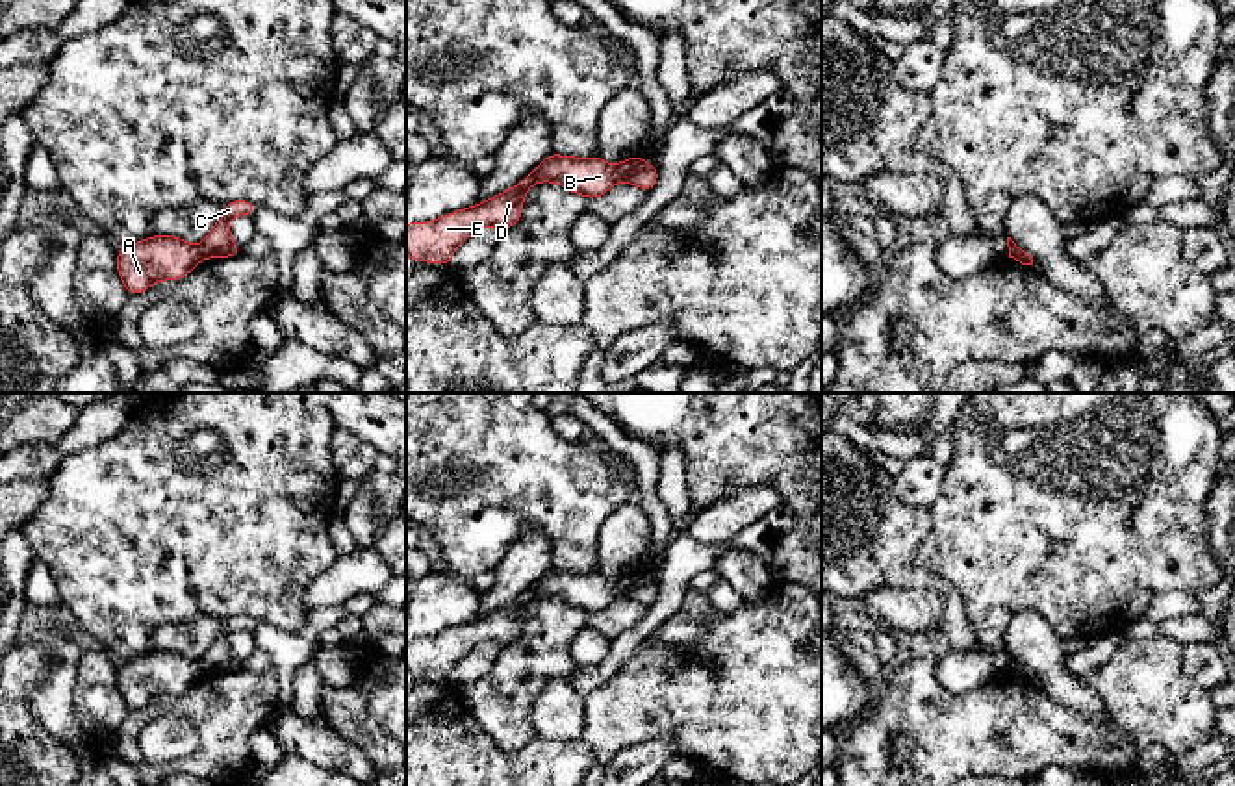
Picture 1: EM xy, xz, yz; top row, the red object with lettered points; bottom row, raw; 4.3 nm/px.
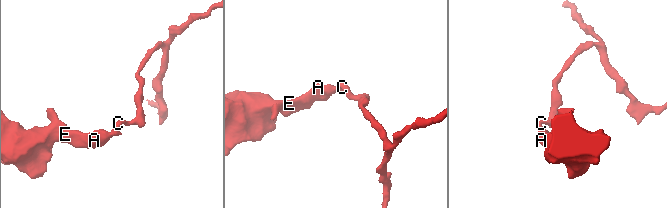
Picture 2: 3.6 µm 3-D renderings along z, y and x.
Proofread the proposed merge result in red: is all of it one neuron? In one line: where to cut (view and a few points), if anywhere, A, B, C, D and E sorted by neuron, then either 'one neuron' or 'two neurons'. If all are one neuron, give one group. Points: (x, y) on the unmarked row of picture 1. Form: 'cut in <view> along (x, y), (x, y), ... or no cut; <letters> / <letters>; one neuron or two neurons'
cut in xz along (614, 581), (622, 594); A B D E / C; two neurons

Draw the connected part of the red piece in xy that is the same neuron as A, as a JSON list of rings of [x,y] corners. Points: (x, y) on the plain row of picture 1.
[[[152,651],[119,662],[117,688],[130,710],[145,708],[158,695],[180,695],[204,675],[202,664],[174,651]]]

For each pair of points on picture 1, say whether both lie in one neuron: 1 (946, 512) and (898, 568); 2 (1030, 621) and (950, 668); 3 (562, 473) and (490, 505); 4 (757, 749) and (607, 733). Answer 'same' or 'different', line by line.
1: different
2: different
3: same
4: same

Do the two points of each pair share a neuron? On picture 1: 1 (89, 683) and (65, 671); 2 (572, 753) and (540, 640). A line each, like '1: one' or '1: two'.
1: two
2: two

